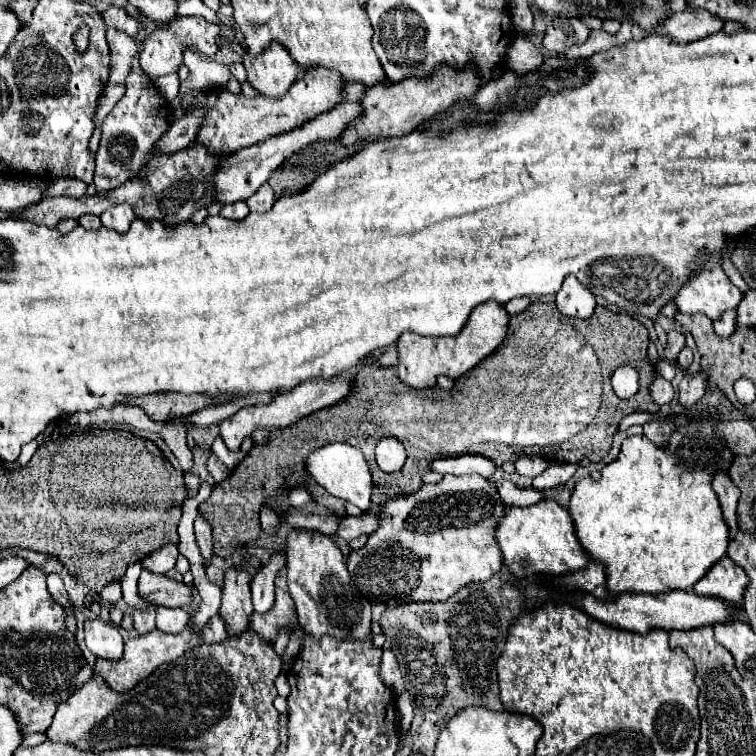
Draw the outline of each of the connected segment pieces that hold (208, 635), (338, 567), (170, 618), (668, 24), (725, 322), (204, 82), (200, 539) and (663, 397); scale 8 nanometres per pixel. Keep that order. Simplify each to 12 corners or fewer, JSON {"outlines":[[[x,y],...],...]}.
{"outlines":[[[216,614],[202,628],[204,642],[226,640],[228,628]],[[292,530],[288,588],[306,634],[366,638],[370,602],[336,540]],[[156,608],[156,626],[170,634],[190,622],[182,608]],[[686,8],[650,32],[692,42],[720,32],[724,20]],[[736,310],[720,314],[714,330],[730,336],[736,330]],[[184,52],[190,76],[170,102],[172,116],[184,116],[182,100],[190,90],[226,86],[228,64]],[[198,514],[196,542],[208,564],[212,556],[212,526]],[[662,376],[654,378],[652,398],[666,404],[674,398],[674,388]]]}

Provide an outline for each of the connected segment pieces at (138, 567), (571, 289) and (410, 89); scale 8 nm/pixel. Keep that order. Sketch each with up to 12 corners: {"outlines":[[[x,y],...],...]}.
{"outlines":[[[142,562],[126,570],[122,584],[128,606],[140,610],[148,608],[142,598],[136,596],[136,582],[142,572]],[[568,276],[556,306],[570,318],[590,318],[596,298]],[[476,66],[370,86],[344,146],[412,132],[470,98]]]}

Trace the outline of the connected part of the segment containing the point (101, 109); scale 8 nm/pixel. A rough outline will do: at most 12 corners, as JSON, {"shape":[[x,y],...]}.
{"shape":[[108,84],[98,104],[96,126],[124,94],[124,84]]}

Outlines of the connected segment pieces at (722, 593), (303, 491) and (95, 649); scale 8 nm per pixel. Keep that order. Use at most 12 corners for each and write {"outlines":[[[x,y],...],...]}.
{"outlines":[[[728,556],[694,584],[694,592],[740,606],[748,574]],[[294,488],[289,495],[291,506],[298,508],[310,500],[306,488]],[[100,618],[86,620],[86,646],[98,658],[124,652],[118,628]]]}

